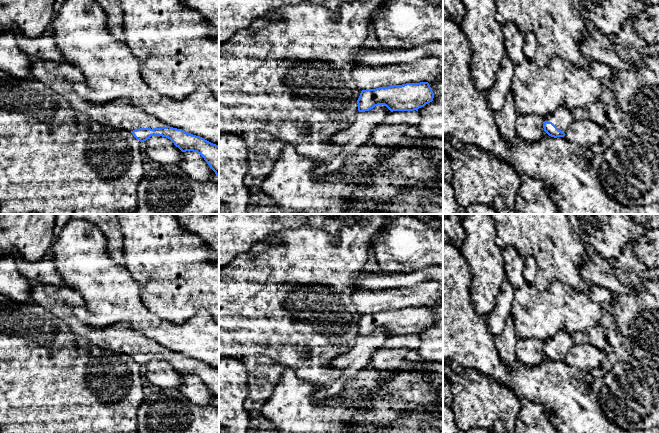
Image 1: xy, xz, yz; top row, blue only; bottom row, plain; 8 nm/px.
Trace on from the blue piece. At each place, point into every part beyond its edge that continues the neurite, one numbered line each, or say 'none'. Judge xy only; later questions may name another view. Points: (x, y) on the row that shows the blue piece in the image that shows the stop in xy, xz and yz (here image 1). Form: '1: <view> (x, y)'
1: xy (60, 76)

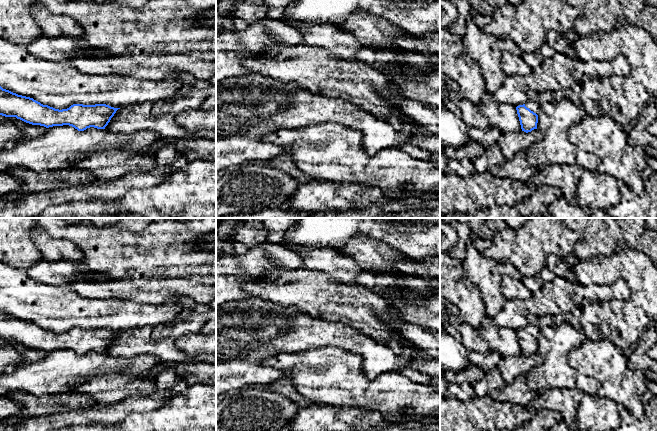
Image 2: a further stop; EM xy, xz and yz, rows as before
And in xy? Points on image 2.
none

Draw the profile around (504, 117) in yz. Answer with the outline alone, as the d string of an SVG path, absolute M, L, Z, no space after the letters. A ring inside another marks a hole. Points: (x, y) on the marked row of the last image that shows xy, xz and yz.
M488 92L484 93L478 105L492 128L497 128L502 132L521 131L521 125L516 107L511 104L503 104L494 100Z

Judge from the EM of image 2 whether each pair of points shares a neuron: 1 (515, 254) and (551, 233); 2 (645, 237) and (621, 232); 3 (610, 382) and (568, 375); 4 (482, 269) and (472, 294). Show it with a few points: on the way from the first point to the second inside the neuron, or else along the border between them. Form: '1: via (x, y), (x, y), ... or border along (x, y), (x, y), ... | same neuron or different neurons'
1: via (524, 248), (527, 248), (542, 235) | same neuron
2: via (639, 237), (631, 232), (627, 232) | same neuron
3: border along (594, 377), (600, 383), (597, 394) | different neurons
4: border along (462, 265), (465, 276), (480, 291), (485, 306) | different neurons

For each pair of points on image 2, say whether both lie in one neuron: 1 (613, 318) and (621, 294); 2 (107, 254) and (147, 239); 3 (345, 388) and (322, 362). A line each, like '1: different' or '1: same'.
1: different
2: same
3: same

